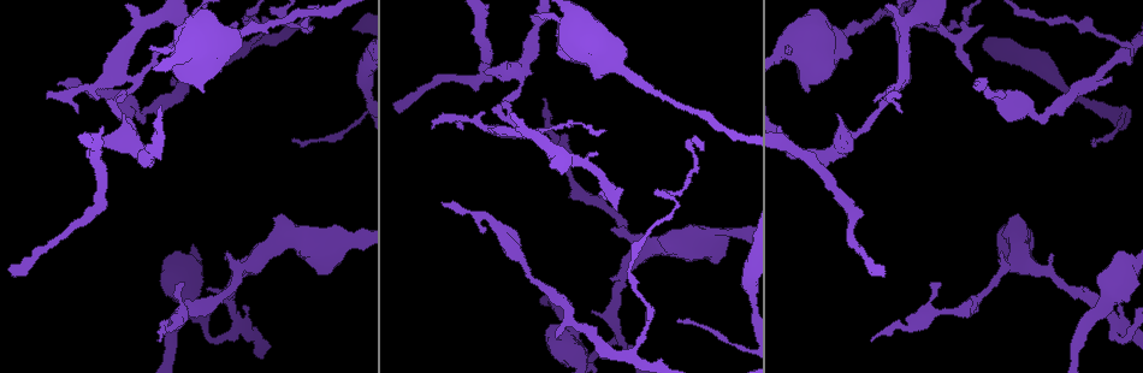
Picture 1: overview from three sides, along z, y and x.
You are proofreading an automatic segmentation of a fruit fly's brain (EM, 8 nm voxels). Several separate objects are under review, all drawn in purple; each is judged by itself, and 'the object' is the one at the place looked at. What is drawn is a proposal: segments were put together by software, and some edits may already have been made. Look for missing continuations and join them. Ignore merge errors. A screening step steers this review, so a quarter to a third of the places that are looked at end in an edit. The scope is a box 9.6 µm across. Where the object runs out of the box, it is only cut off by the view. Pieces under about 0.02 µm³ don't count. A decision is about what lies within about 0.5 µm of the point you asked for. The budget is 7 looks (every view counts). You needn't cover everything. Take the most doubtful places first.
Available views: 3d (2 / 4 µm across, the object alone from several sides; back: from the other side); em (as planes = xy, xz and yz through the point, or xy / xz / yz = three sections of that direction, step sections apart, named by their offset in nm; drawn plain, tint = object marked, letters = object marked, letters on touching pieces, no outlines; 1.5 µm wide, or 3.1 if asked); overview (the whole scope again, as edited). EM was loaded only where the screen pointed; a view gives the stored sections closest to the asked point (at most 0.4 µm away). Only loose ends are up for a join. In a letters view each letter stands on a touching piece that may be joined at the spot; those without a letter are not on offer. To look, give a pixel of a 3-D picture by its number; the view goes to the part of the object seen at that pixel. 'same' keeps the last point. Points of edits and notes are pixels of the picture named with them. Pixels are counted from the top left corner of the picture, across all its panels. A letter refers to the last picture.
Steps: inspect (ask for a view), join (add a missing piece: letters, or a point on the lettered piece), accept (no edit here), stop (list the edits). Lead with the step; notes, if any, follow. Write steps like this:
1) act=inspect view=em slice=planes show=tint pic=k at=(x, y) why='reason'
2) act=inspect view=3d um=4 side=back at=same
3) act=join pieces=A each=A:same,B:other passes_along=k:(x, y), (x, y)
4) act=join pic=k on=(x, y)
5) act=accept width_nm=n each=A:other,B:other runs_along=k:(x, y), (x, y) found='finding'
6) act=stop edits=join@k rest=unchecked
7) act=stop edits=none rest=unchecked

act=inspect view=3d um=4 pic=1 at=(47, 96) why='an open end'

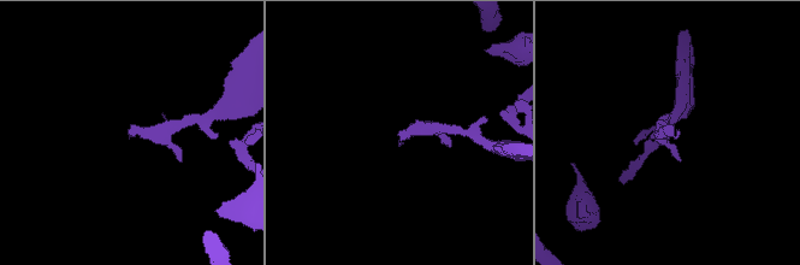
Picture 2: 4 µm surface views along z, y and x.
act=inspect view=em slice=planes show=letters pic=2 at=(400, 144) why='need the tissue'

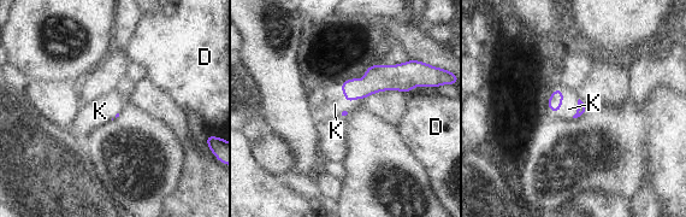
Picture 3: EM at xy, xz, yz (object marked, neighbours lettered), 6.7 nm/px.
act=join pieces=K each=D:other,K:same passes_along=3:(555, 100), (560, 105), (568, 109) found='the cell continues'

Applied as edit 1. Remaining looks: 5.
act=inspect view=3d um=4 pic=1 at=(557, 338) why='free end'

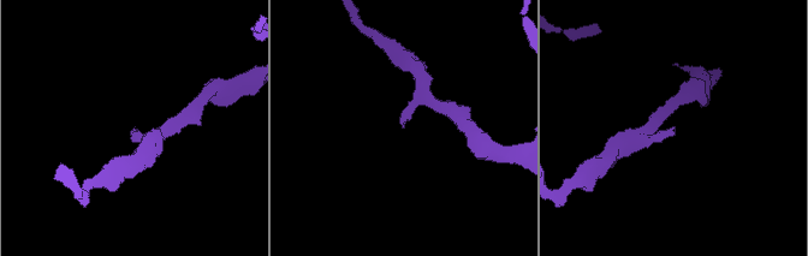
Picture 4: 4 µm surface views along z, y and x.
act=inspect view=em slice=planes show=letters pic=4 at=(134, 130) why='shape alone is not enough'

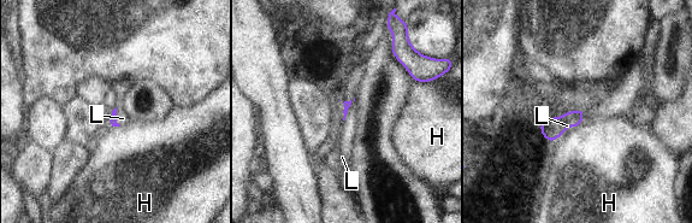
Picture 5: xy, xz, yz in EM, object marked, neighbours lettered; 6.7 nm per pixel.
act=join pieces=L each=H:other,L:same passes_along=5:(113, 119), (116, 117), (123, 118) found='it goes on there'

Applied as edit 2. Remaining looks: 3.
act=stop edits=join@3,join@5 rest=unchecked

